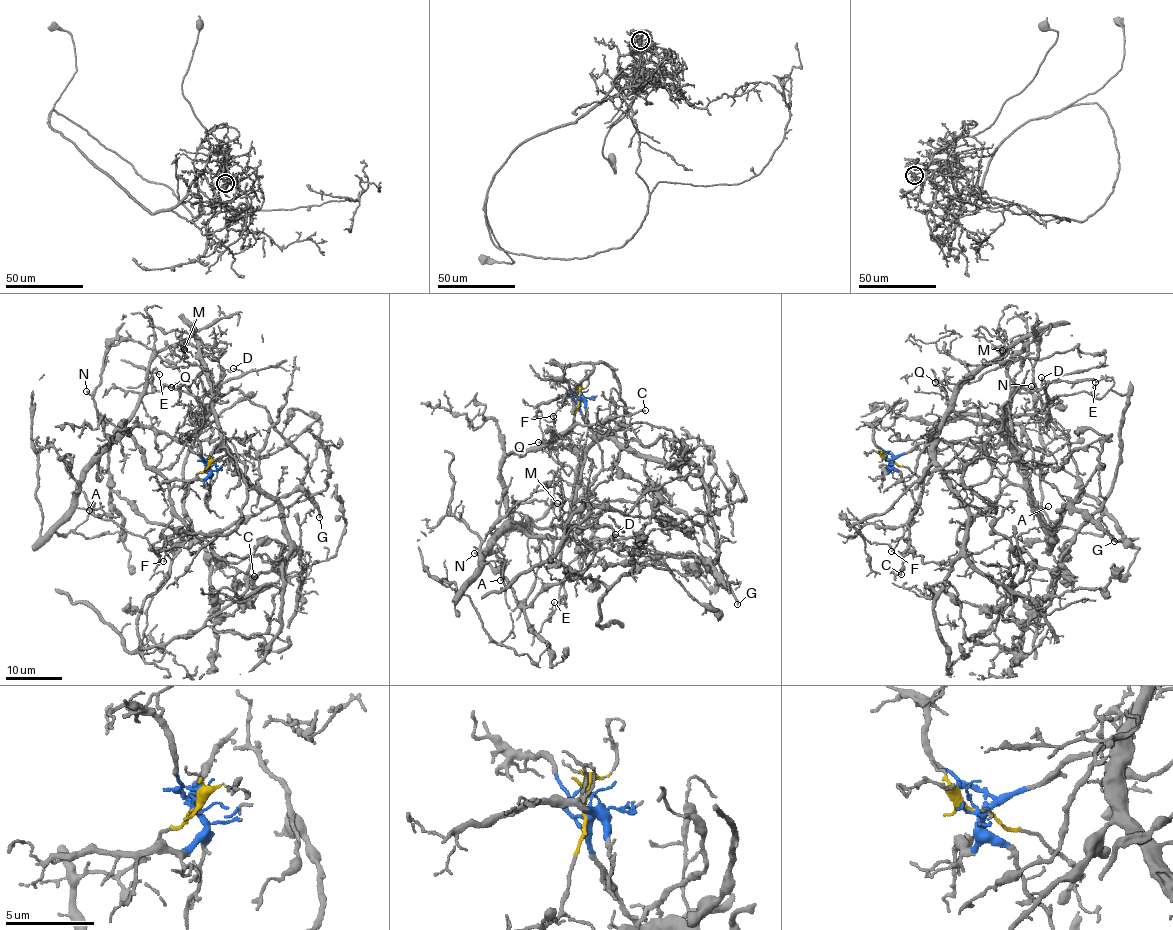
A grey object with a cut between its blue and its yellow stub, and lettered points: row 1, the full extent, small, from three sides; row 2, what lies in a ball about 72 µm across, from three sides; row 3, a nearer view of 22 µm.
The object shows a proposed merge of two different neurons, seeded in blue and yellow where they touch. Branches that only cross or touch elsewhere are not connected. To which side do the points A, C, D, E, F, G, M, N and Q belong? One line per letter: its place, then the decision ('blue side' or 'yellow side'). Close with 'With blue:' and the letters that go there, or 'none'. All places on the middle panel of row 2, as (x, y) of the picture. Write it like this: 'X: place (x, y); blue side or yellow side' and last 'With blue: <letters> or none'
A: place (500, 580); yellow side
C: place (645, 410); yellow side
D: place (615, 534); blue side
E: place (554, 602); blue side
F: place (553, 416); yellow side
G: place (737, 604); yellow side
M: place (557, 503); blue side
N: place (474, 553); yellow side
Q: place (538, 442); blue side
With blue: D, E, M, Q

